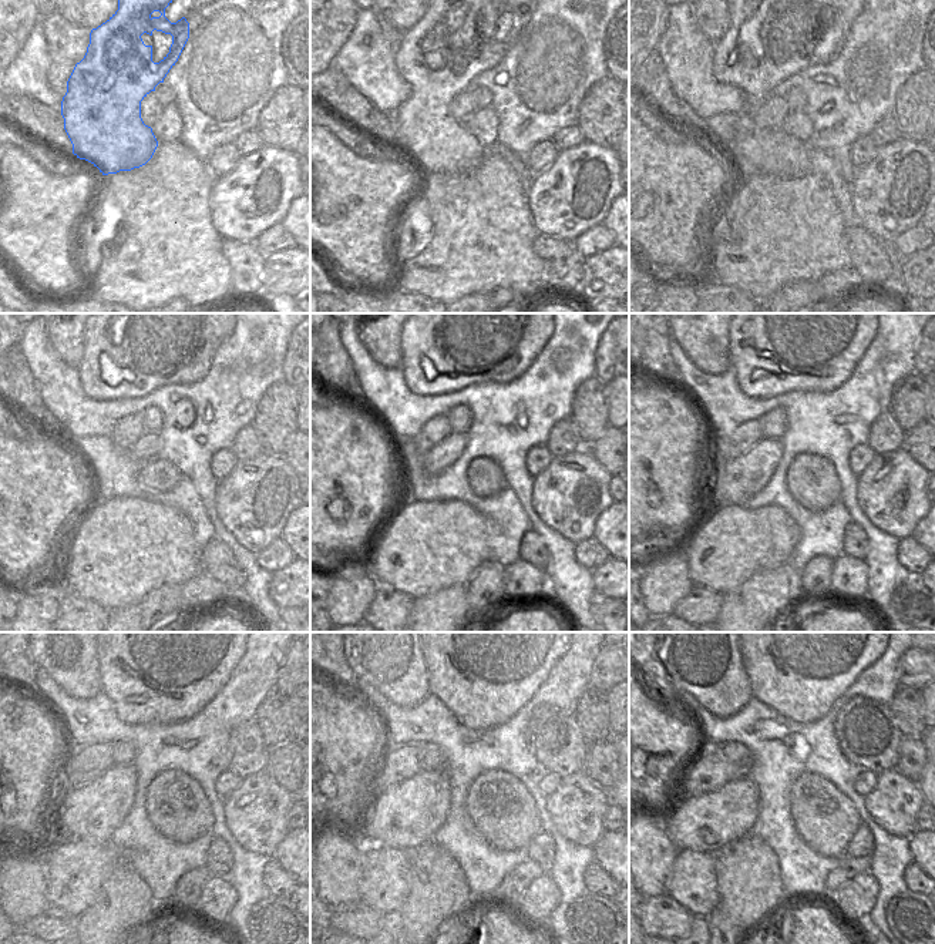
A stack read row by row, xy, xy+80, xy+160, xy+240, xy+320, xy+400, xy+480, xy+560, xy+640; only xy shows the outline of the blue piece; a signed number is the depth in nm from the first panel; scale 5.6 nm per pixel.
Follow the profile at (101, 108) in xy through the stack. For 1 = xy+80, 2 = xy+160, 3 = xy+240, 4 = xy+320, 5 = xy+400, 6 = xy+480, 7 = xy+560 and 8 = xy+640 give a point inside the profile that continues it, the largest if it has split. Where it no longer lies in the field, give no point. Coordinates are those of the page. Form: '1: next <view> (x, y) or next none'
1: next xy+80 (470, 24)
2: next xy+160 (782, 23)
3: next xy+240 (135, 342)
4: next xy+320 (450, 342)
5: next xy+400 (780, 342)
6: next xy+480 (161, 661)
7: next xy+560 (486, 661)
8: next xy+640 (799, 661)

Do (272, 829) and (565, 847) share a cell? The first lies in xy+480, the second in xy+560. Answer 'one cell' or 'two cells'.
two cells

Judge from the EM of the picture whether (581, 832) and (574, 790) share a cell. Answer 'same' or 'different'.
same

